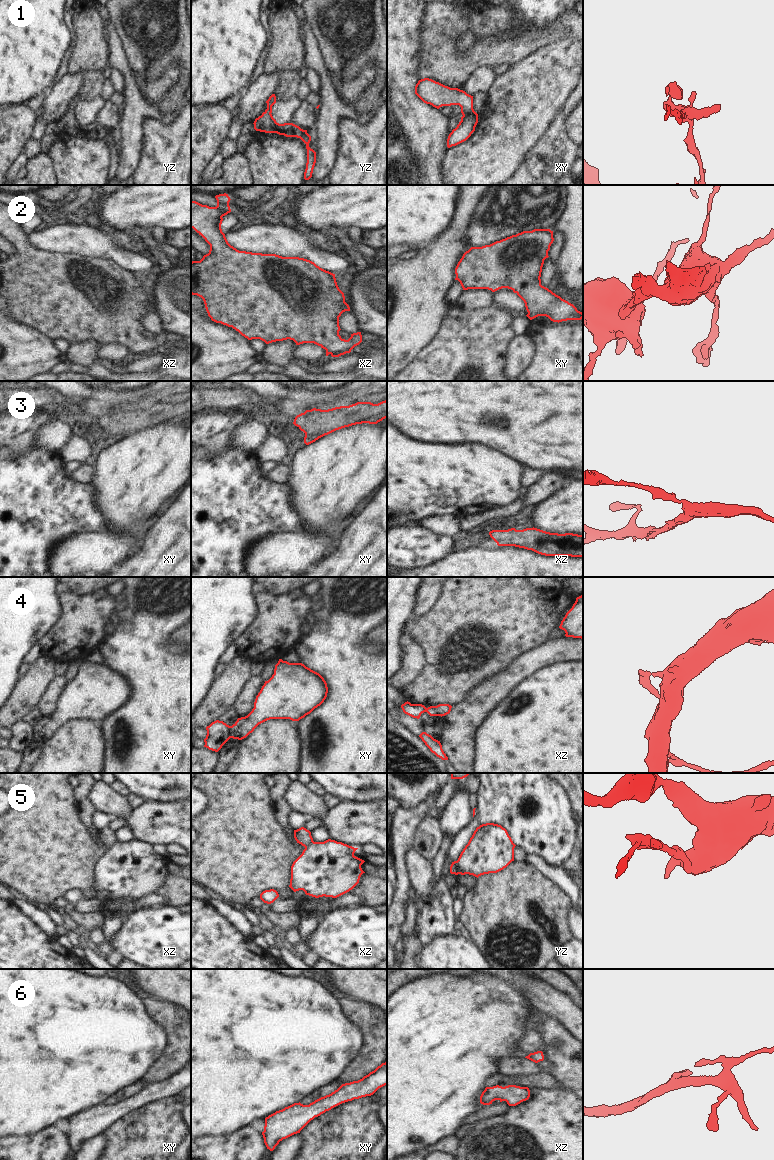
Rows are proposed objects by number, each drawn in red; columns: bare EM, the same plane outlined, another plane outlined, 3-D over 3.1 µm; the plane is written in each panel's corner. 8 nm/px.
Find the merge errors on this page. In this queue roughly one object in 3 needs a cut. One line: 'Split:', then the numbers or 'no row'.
Split: 4, 5

